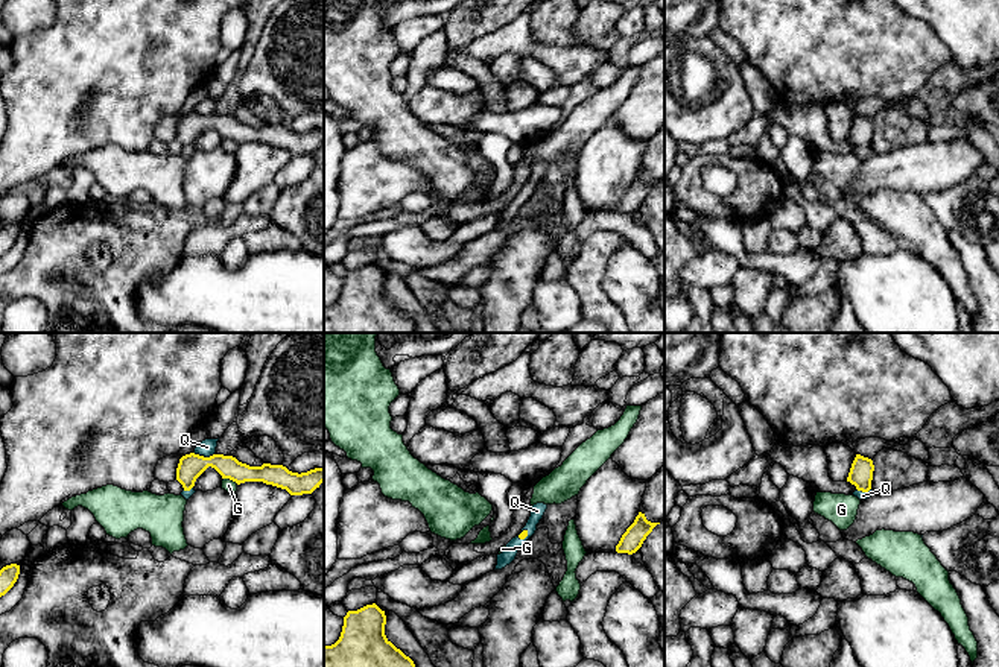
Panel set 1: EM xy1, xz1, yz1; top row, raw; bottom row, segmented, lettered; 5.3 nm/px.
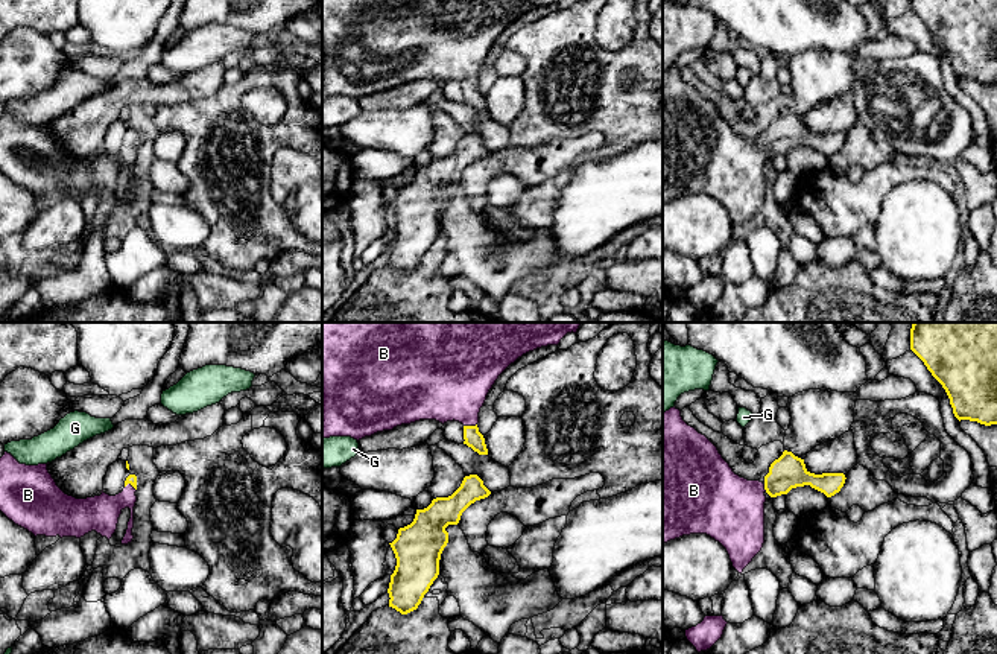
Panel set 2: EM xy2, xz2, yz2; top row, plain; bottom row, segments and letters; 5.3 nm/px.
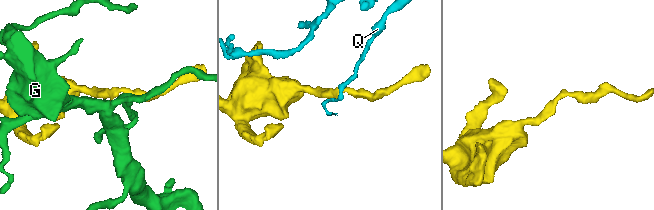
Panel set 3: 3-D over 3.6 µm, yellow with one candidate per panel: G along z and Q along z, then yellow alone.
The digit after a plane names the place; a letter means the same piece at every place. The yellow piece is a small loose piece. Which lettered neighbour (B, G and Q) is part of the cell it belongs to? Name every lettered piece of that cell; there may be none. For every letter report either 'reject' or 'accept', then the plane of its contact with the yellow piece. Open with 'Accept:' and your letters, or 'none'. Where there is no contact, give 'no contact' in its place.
Accept: B
B: accept; meets yellow in xz2
G: reject; meets yellow in xy1
Q: reject; meets yellow in xy1

